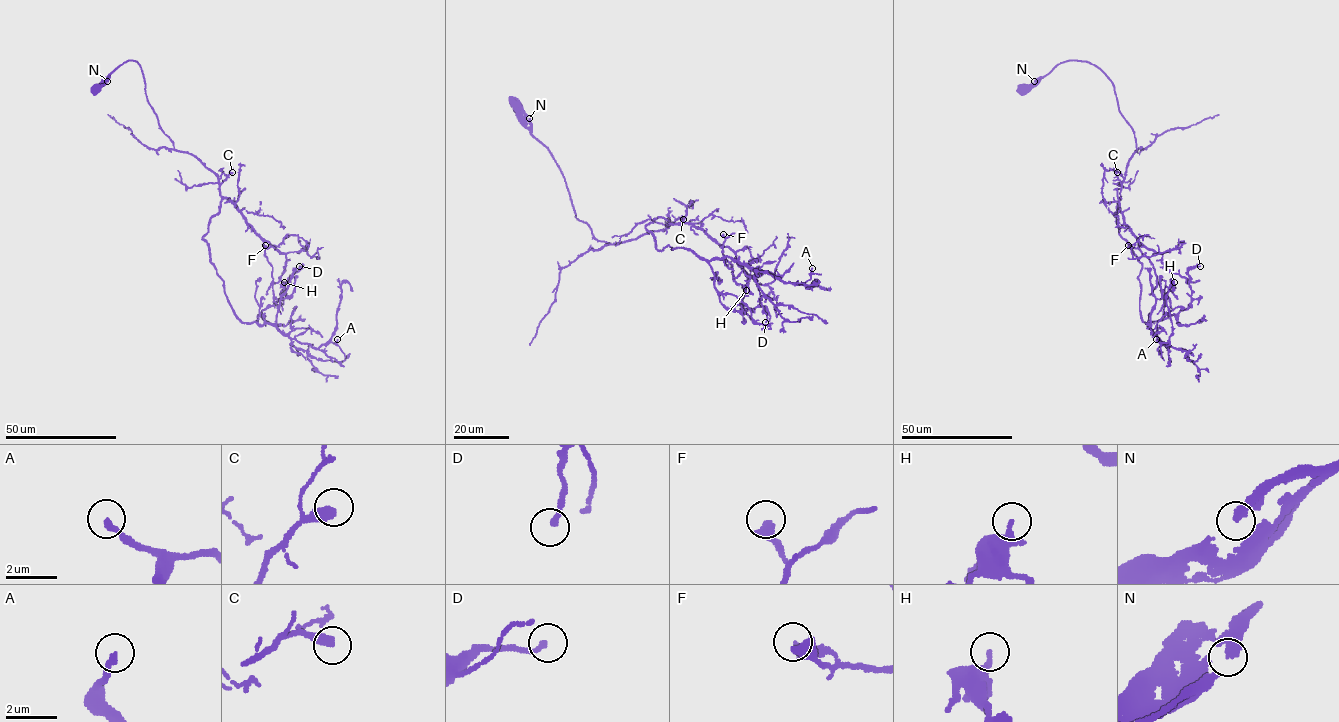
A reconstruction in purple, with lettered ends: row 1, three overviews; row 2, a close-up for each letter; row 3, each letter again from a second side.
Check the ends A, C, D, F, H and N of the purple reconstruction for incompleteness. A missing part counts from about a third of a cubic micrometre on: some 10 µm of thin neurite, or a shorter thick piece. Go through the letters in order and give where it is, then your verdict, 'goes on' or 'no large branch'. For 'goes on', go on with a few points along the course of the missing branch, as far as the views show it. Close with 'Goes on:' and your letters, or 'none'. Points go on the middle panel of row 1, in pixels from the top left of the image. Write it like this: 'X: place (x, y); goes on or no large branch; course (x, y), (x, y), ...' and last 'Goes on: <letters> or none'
A: place (812, 268); goes on
C: place (683, 219); goes on; course (683, 219), (690, 226), (708, 228), (712, 232)
D: place (765, 322); no large branch
F: place (723, 234); no large branch
H: place (746, 290); no large branch
N: place (529, 118); no large branch
Goes on: A, C

